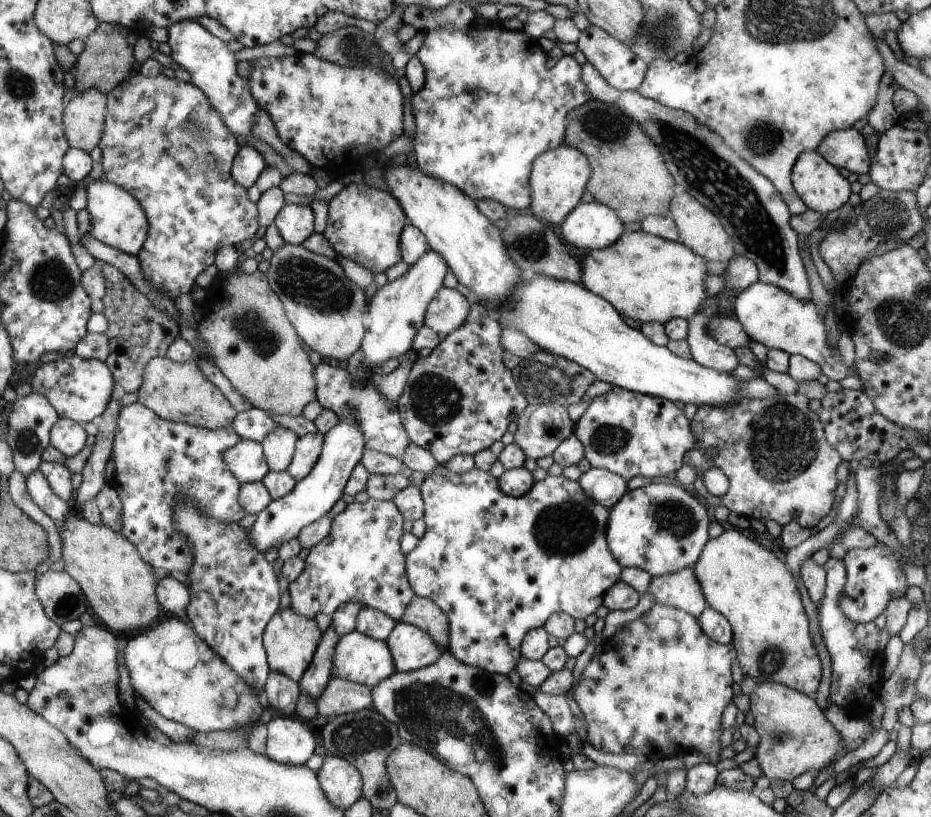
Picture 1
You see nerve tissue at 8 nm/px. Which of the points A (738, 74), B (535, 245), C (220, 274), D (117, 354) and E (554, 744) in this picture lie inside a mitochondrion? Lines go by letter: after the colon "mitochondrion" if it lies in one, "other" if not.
A: other
B: mitochondrion
C: other
D: other
E: other

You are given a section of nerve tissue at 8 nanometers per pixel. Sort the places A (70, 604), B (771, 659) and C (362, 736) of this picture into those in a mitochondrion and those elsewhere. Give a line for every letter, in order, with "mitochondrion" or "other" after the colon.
A: mitochondrion
B: mitochondrion
C: mitochondrion

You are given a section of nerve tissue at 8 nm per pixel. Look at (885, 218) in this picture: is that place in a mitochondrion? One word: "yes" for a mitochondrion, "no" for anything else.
yes

